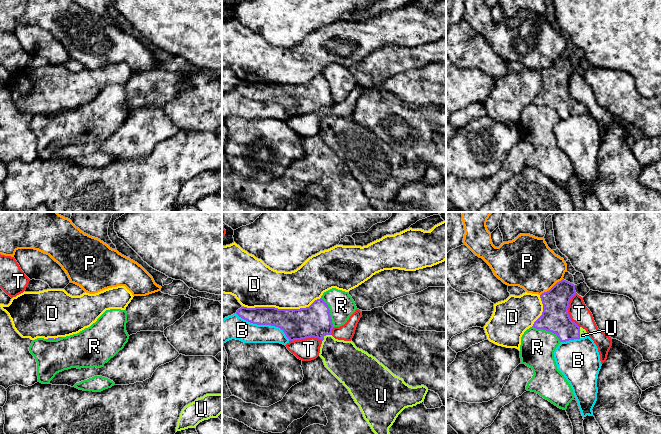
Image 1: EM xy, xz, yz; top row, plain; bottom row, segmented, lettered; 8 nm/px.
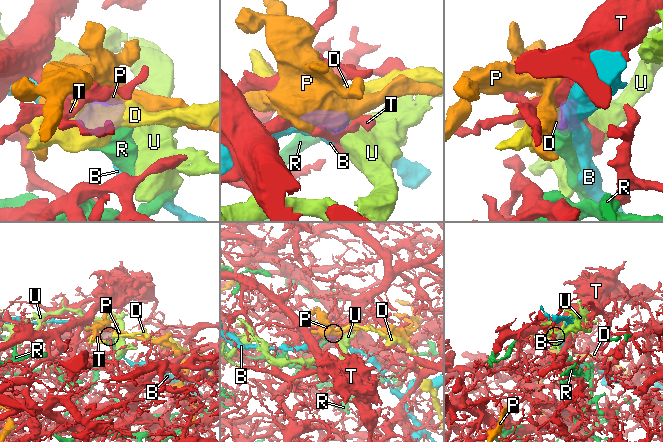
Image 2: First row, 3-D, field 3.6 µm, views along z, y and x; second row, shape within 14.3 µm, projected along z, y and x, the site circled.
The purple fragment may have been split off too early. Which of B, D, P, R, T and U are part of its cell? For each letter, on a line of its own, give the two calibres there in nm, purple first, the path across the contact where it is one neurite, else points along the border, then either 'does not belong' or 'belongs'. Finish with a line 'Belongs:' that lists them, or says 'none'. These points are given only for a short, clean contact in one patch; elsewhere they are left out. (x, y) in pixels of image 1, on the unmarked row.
B: 240/190 nm | does not belong
D: 240/340 nm | does not belong
P: 220/400 nm | along yz (562, 54), (540, 71) | does not belong
R: 220/280 nm | does not belong
T: 220/160 nm | does not belong
U: 260/300 nm | across xz (315, 97), (325, 111), (330, 122), (343, 135) | belongs
Belongs: U

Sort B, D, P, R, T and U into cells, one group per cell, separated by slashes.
B / D / P / R / T / U

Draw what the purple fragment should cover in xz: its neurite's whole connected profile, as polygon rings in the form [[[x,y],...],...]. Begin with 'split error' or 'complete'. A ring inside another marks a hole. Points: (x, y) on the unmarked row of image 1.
split error; [[[322,74],[315,76],[306,84],[241,83],[236,90],[253,100],[280,104],[289,117],[311,113],[320,115],[322,120],[319,132],[323,135],[325,143],[348,165],[376,212],[390,212],[389,204],[398,191],[405,184],[422,179],[428,168],[428,164],[424,161],[412,163],[406,160],[375,133],[357,124],[352,117],[335,115],[331,111],[333,99],[330,86]]]

